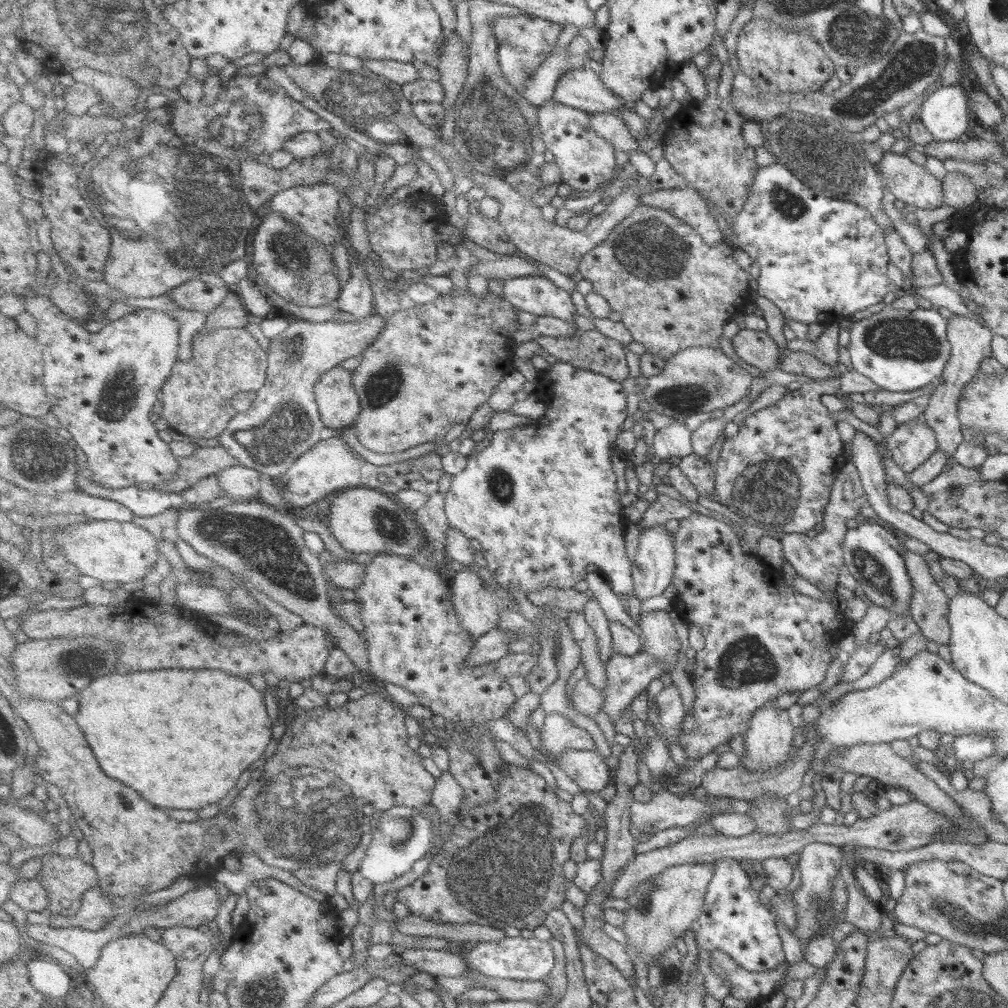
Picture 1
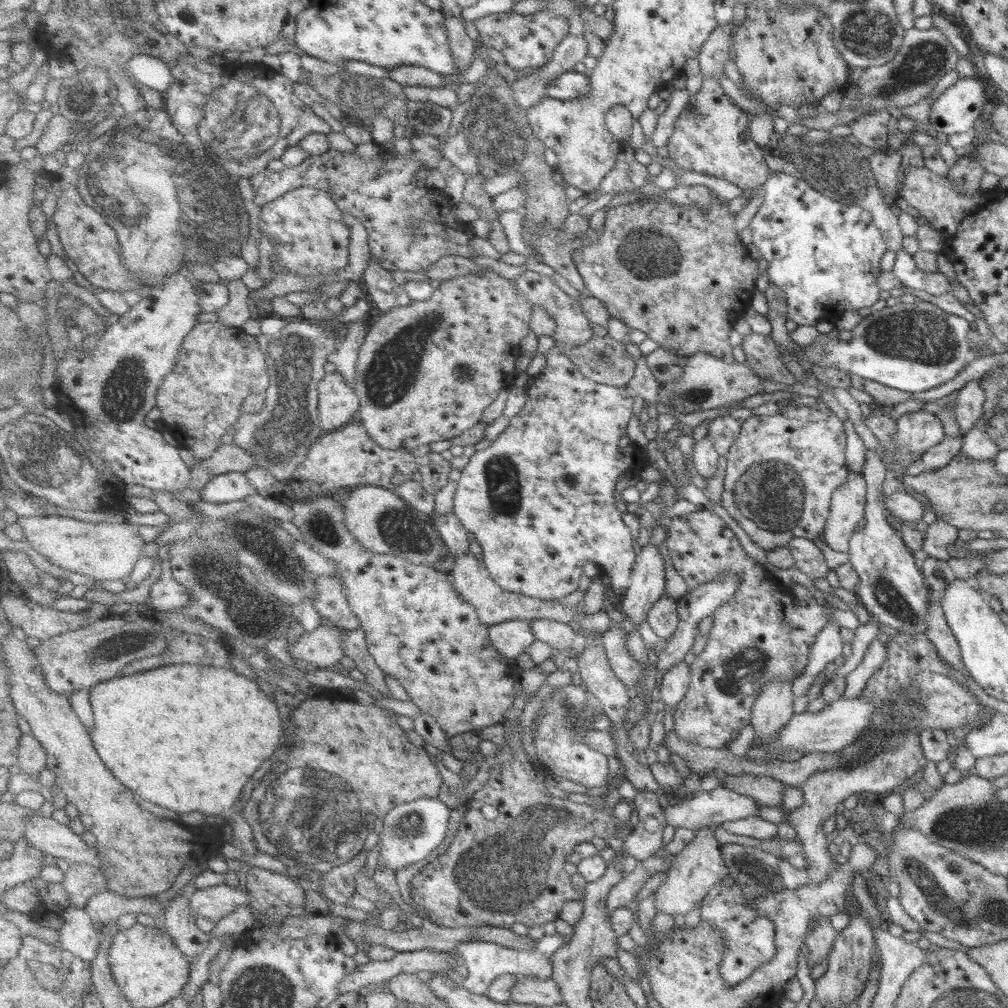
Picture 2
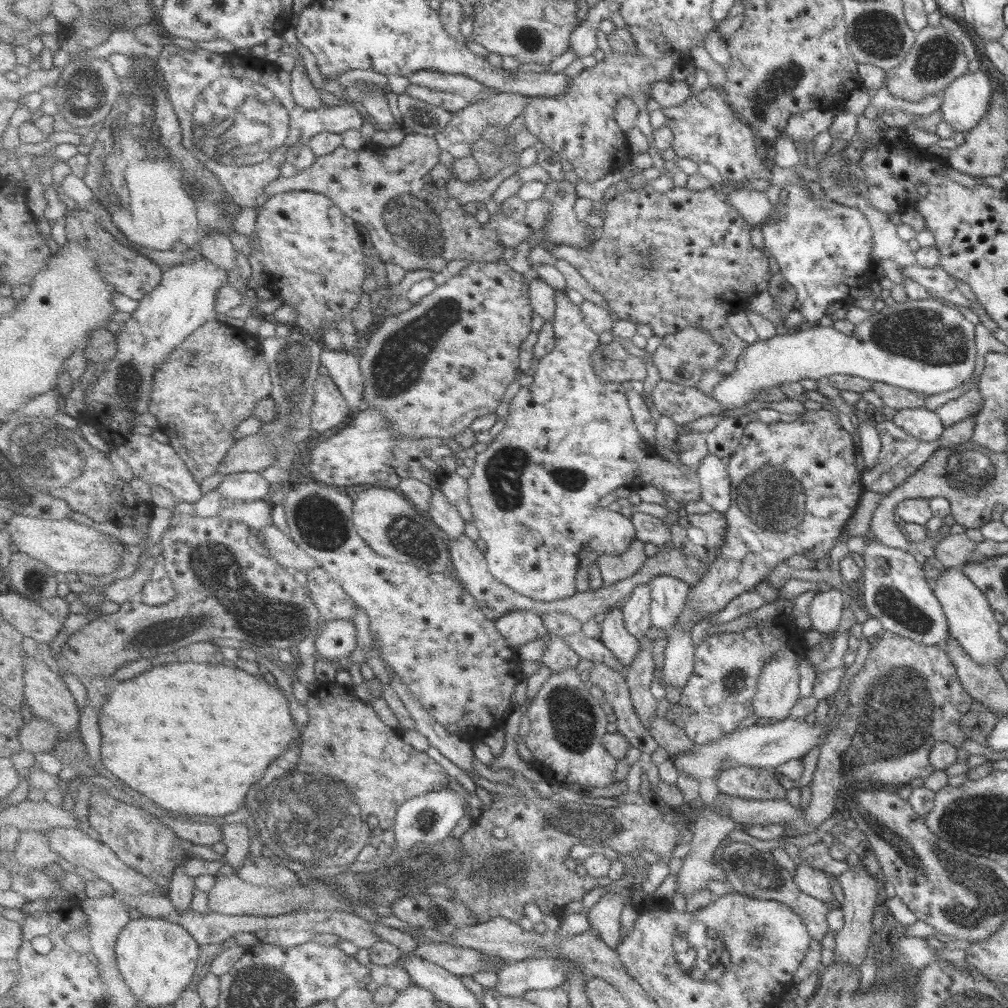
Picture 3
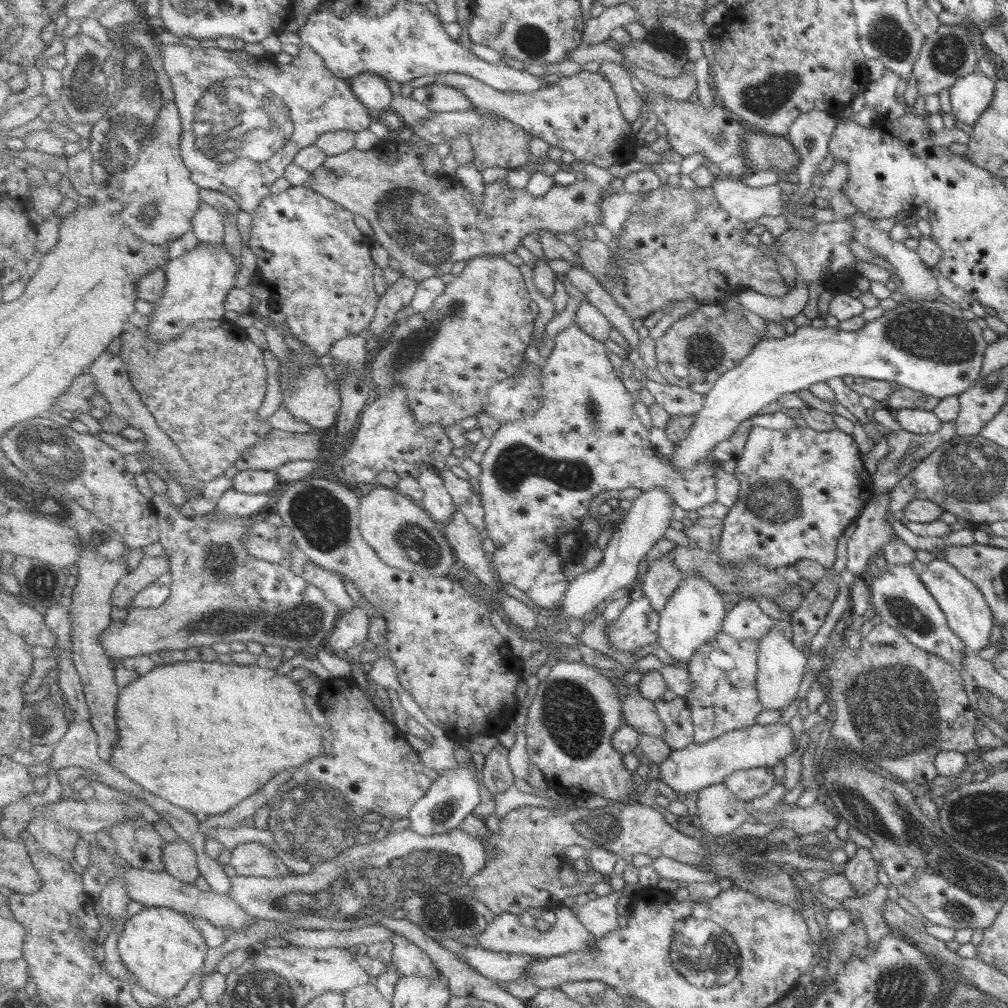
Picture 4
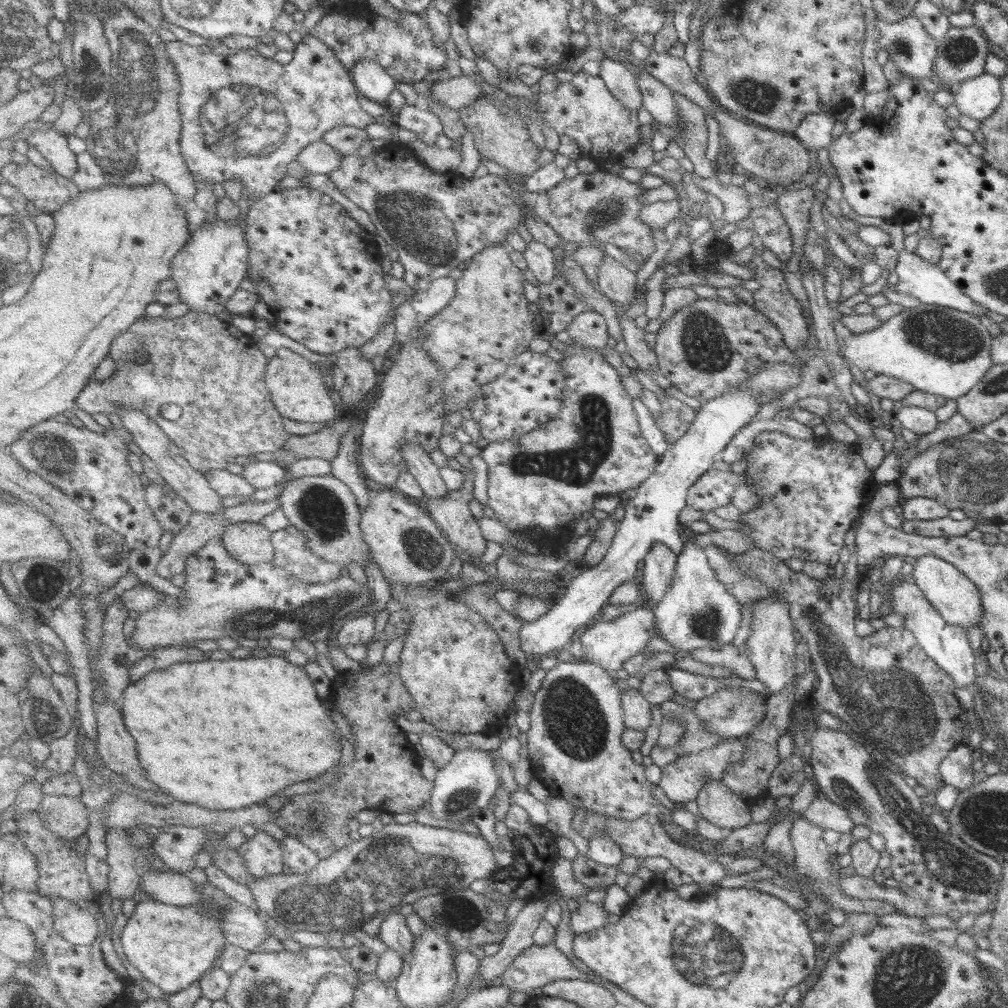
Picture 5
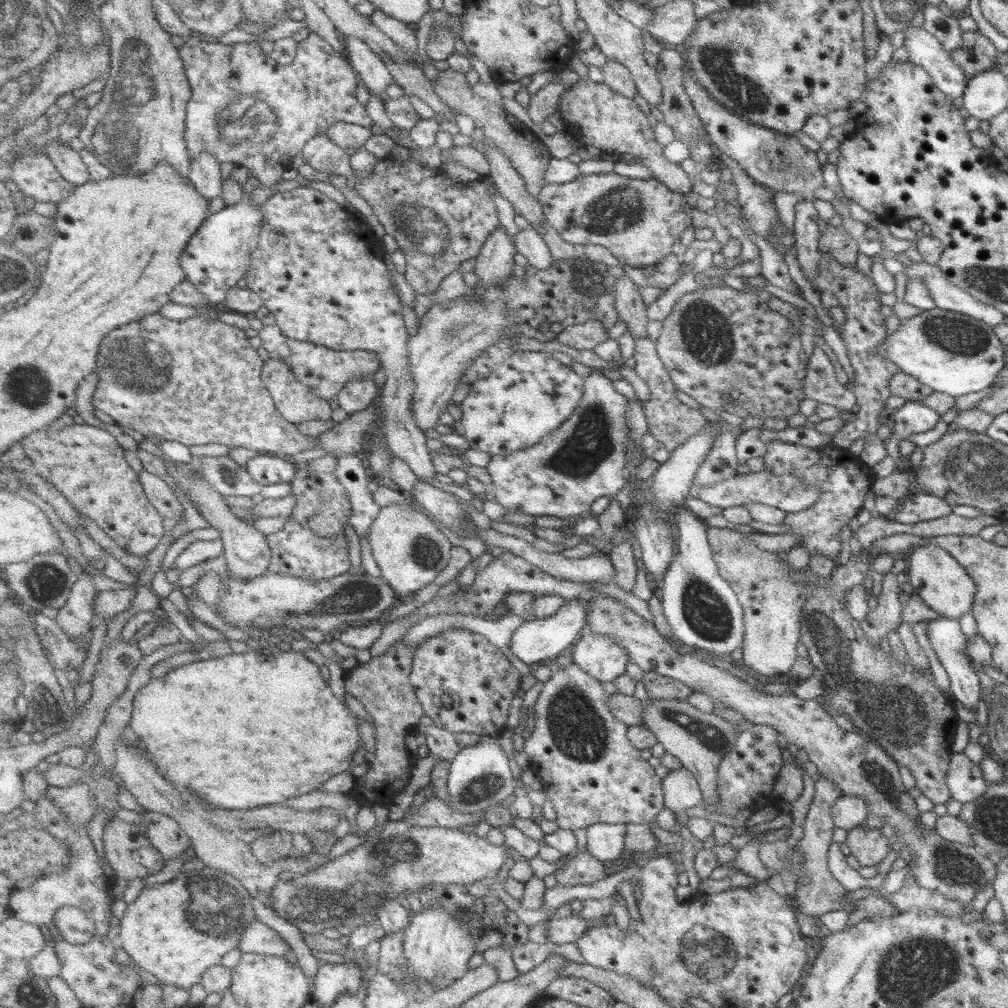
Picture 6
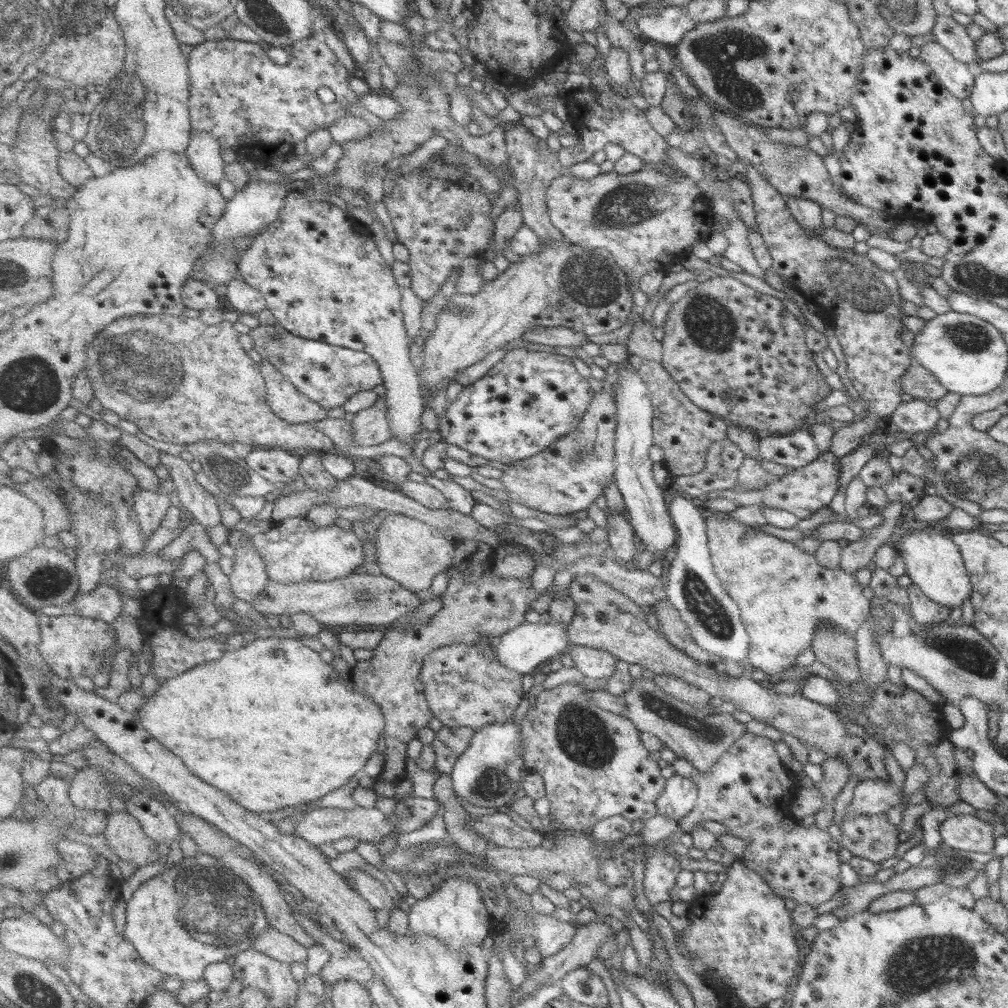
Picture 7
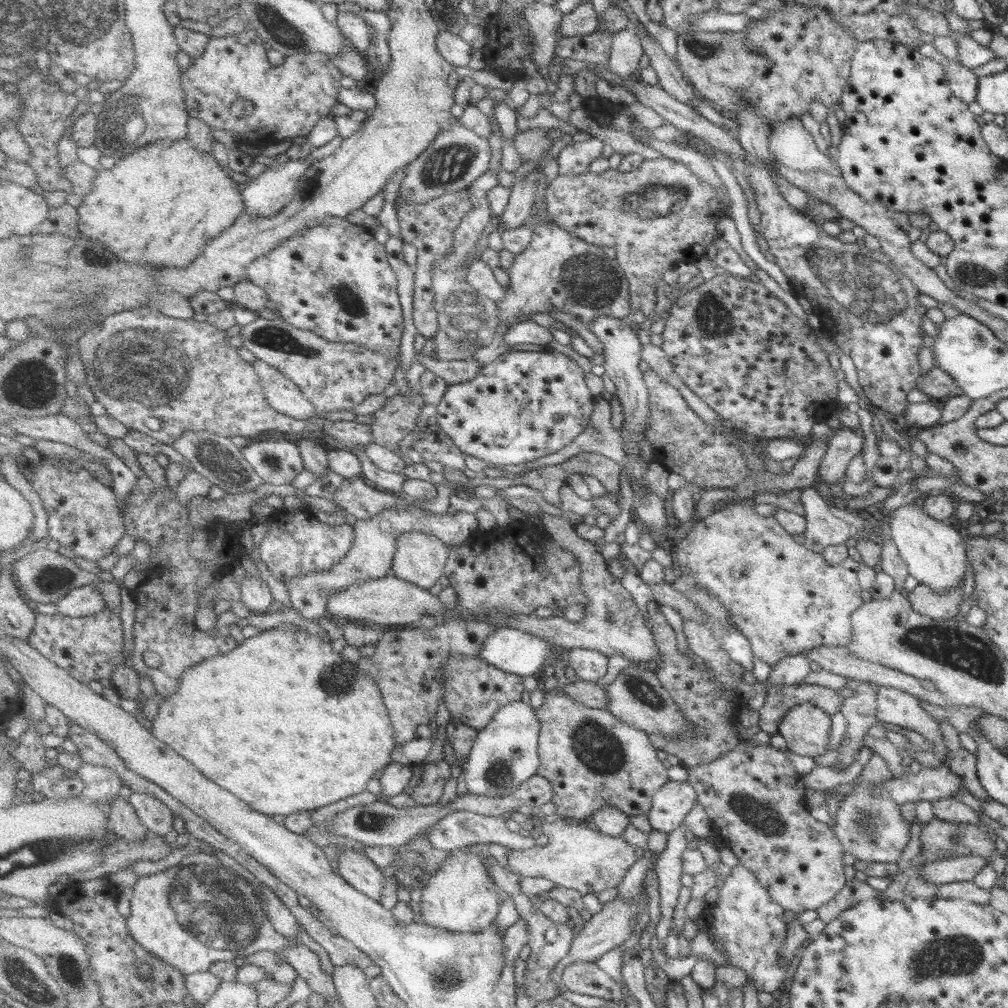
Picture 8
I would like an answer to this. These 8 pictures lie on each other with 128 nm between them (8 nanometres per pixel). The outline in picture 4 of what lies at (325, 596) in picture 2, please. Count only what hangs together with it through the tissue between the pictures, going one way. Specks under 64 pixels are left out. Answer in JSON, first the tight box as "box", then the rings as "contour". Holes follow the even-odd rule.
{"box":[302,560,357,615],"contour":[[[310,560],[306,563],[302,575],[306,577],[310,584],[322,588],[324,594],[340,608],[340,612],[344,615],[353,612],[357,608],[357,603],[350,595],[345,579],[340,573],[328,570]]]}

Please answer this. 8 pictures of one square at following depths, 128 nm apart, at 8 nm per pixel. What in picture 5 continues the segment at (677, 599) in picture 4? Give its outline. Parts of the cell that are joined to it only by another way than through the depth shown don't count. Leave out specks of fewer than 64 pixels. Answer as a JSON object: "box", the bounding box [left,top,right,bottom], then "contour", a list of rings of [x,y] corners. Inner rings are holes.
{"box":[656,533,742,653],"contour":[[[685,533],[685,549],[679,555],[677,578],[670,586],[665,601],[656,606],[659,629],[666,642],[672,643],[675,650],[697,653],[702,648],[716,649],[731,644],[742,623],[740,604],[726,591],[724,584],[718,582],[704,548]]]}

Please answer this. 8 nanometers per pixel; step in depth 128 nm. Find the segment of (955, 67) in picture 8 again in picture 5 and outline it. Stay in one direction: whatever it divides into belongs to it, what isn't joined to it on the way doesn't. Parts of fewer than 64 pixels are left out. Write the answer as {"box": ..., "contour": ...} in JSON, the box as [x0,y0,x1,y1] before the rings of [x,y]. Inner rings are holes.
{"box":[875,15,937,94],"contour":[[[913,15],[903,18],[900,22],[884,22],[877,17],[875,20],[880,31],[879,50],[884,49],[888,52],[902,75],[910,77],[913,81],[924,82],[926,89],[933,94],[935,83],[931,68],[934,66],[937,55],[937,41],[924,30],[919,20]]]}

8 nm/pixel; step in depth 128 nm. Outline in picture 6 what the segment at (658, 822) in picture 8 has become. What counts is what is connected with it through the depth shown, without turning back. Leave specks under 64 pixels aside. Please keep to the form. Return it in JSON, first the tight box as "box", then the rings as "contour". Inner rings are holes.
{"box":[665,768,703,815],"contour":[[[681,768],[680,770],[672,770],[665,778],[665,805],[668,809],[684,815],[686,810],[696,808],[703,802],[703,794],[701,782],[698,777],[689,768]]]}

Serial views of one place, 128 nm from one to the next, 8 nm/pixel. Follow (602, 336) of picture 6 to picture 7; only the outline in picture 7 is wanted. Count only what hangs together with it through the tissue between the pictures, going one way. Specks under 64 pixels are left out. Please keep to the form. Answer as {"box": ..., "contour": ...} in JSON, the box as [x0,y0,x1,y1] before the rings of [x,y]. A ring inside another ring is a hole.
{"box":[522,327,588,347],"contour":[[[552,327],[552,328],[542,328],[529,330],[528,333],[524,334],[522,339],[531,341],[532,343],[540,343],[545,345],[550,345],[552,347],[557,346],[569,346],[582,347],[588,340],[587,332],[580,332],[575,328],[568,327]]]}

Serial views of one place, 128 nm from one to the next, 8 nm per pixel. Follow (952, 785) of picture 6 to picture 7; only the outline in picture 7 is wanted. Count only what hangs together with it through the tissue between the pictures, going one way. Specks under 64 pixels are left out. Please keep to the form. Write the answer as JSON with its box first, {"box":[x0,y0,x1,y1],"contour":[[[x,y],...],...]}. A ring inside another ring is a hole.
{"box":[956,772,999,810],"contour":[[[973,772],[956,775],[959,778],[959,793],[962,801],[977,810],[993,810],[999,805],[997,794],[992,792]]]}

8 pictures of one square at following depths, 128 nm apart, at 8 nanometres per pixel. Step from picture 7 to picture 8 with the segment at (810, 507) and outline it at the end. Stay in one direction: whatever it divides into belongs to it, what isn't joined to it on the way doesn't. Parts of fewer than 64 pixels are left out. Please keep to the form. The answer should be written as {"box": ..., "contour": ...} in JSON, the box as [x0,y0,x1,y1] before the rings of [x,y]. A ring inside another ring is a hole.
{"box":[816,427,864,487],"contour":[[[843,427],[836,430],[827,444],[827,451],[819,466],[816,487],[822,483],[826,486],[840,484],[845,476],[848,463],[864,446],[864,437],[859,430]]]}

